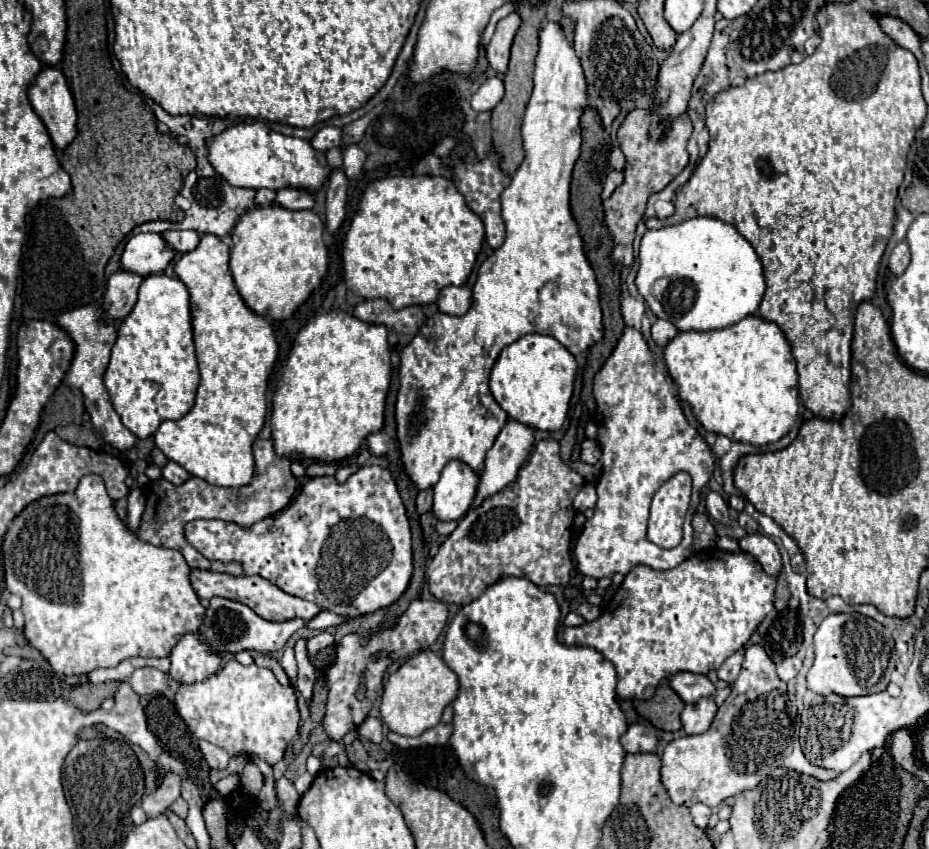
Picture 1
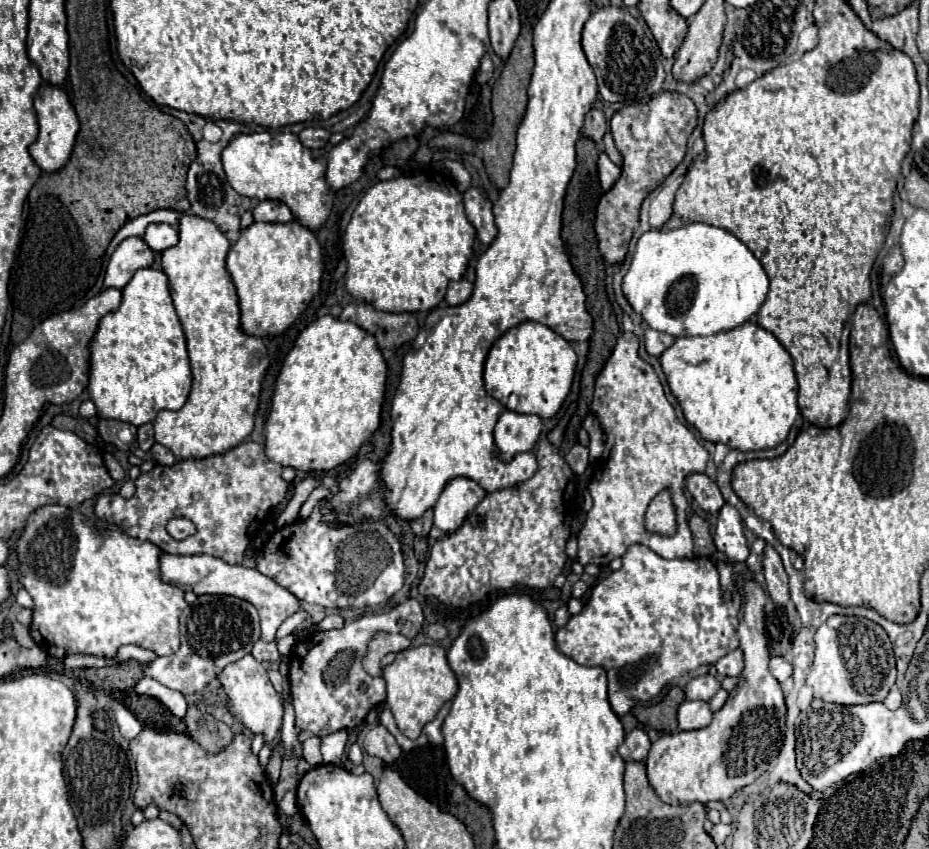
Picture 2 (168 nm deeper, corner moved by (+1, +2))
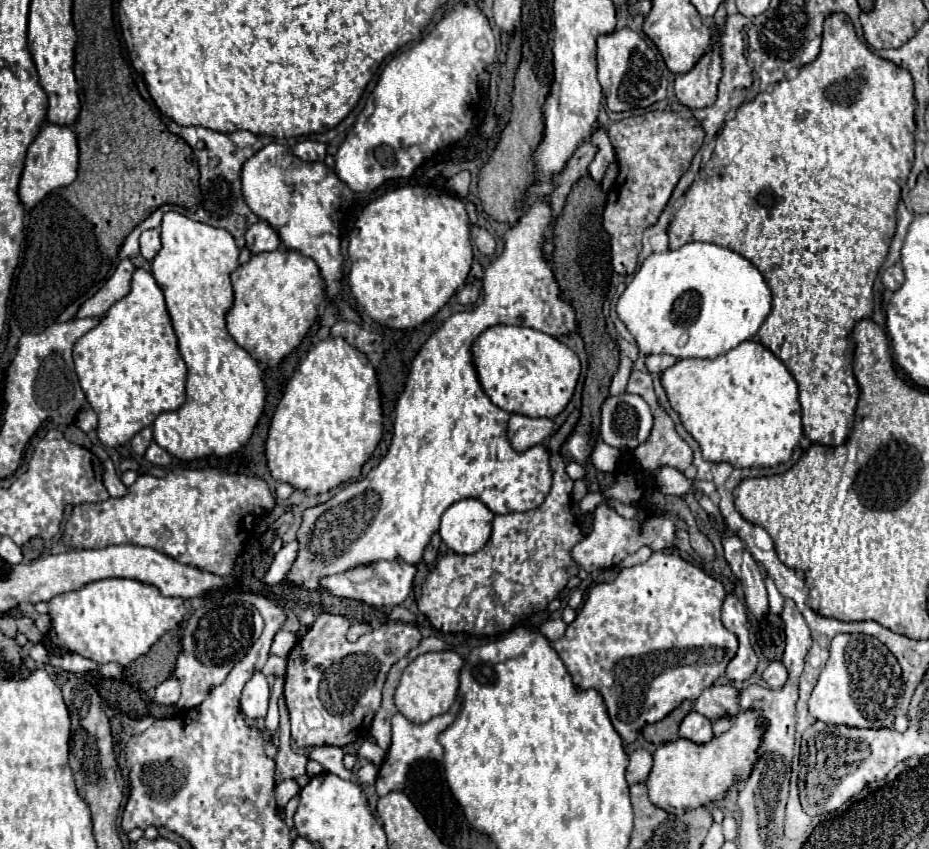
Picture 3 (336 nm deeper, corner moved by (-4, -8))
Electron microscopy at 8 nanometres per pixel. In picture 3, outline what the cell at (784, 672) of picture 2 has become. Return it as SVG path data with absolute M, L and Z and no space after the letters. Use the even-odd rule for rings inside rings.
M771 662L761 676L769 688L781 688L787 682L787 670L781 662Z

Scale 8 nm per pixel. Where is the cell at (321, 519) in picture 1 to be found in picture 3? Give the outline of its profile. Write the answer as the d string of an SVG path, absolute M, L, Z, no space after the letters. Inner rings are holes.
M377 562L375 566L361 566L347 574L337 574L323 578L323 586L339 598L357 598L371 606L399 606L411 592L413 578L417 568L411 564L399 564L399 562Z

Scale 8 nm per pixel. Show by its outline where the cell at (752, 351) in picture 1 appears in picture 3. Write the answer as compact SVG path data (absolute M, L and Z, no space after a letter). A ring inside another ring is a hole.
M747 340L713 360L679 360L661 374L661 384L683 428L701 446L703 460L729 462L733 468L769 468L787 462L803 436L797 382L789 370L757 340Z

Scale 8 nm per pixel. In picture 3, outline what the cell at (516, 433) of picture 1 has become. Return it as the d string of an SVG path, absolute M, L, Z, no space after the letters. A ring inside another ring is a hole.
M511 414L507 436L515 450L523 452L535 444L545 442L547 436L553 432L553 420L551 418L531 418L523 414Z

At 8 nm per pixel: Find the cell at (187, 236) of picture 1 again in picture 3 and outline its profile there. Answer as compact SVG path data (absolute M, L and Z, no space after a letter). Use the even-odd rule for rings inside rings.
M153 228L153 230L145 230L139 238L139 246L141 246L141 256L145 260L153 260L155 254L161 250L161 236L159 236L159 230Z

